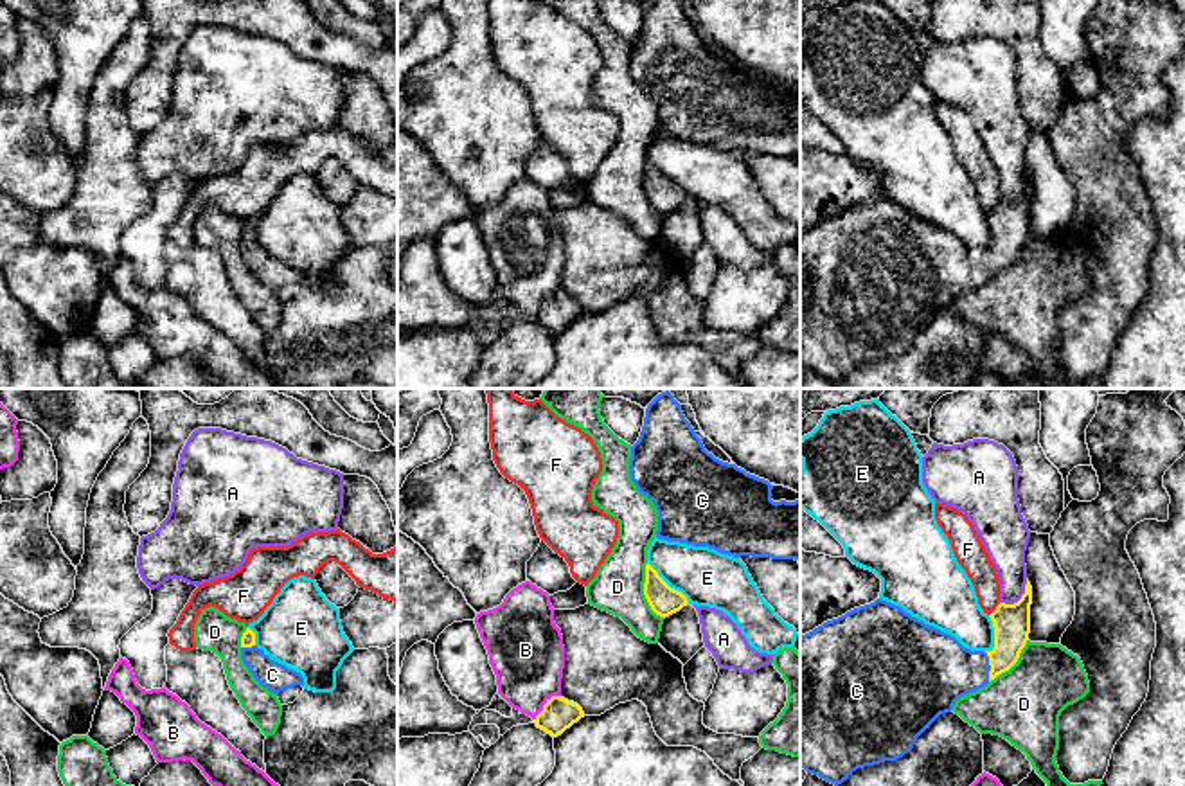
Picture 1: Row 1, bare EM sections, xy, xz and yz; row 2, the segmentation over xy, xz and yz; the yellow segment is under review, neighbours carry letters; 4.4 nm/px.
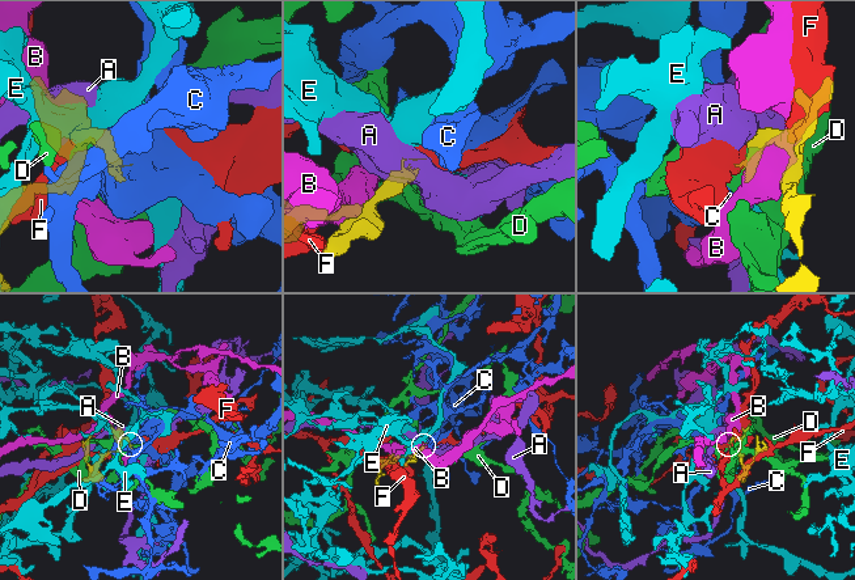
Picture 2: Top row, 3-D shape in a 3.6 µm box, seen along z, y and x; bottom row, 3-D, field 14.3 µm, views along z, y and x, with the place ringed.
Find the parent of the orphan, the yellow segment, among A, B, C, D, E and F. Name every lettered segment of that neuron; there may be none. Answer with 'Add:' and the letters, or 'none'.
Add: C

